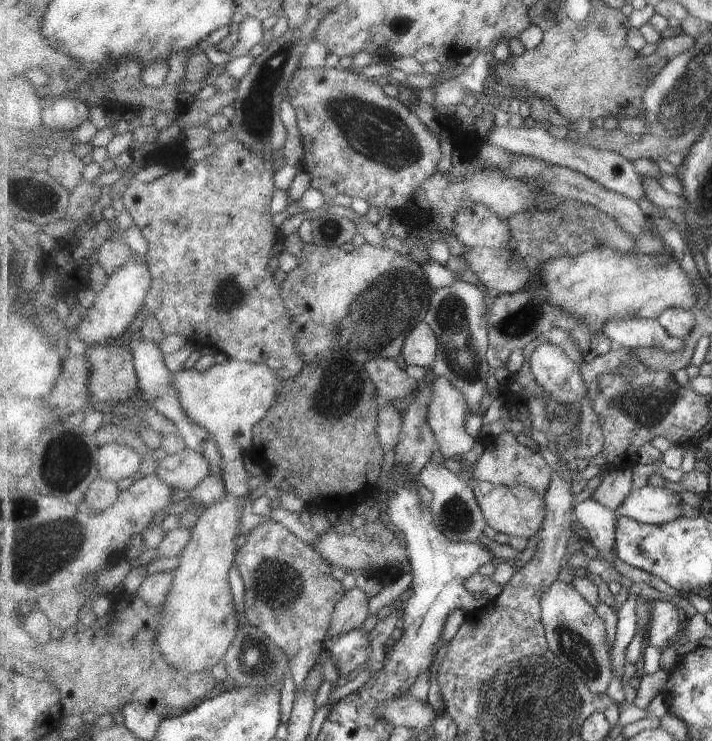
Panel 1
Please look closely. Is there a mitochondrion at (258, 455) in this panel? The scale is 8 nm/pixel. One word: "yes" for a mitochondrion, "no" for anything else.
no

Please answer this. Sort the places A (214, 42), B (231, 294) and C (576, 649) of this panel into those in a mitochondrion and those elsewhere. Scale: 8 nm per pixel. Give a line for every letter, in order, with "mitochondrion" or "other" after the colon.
A: other
B: mitochondrion
C: mitochondrion

